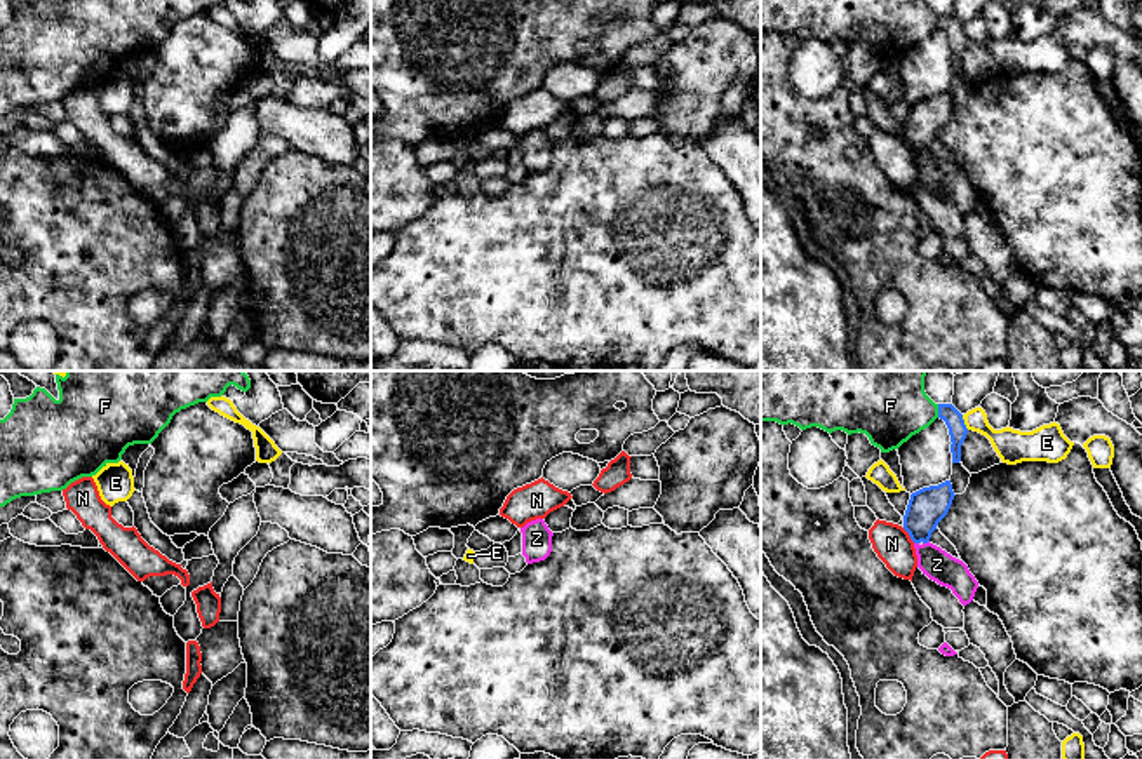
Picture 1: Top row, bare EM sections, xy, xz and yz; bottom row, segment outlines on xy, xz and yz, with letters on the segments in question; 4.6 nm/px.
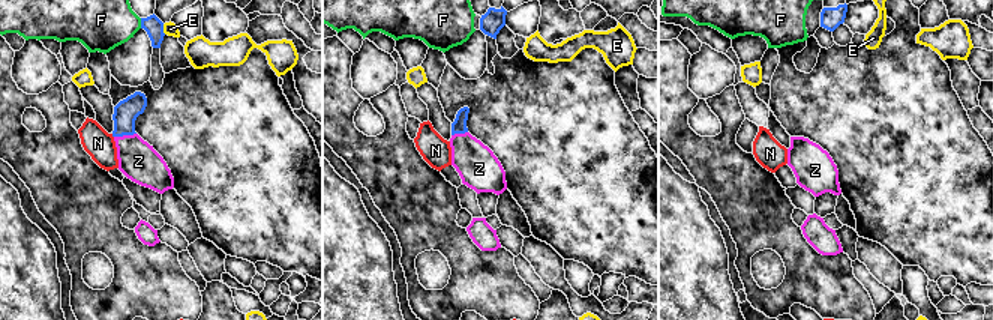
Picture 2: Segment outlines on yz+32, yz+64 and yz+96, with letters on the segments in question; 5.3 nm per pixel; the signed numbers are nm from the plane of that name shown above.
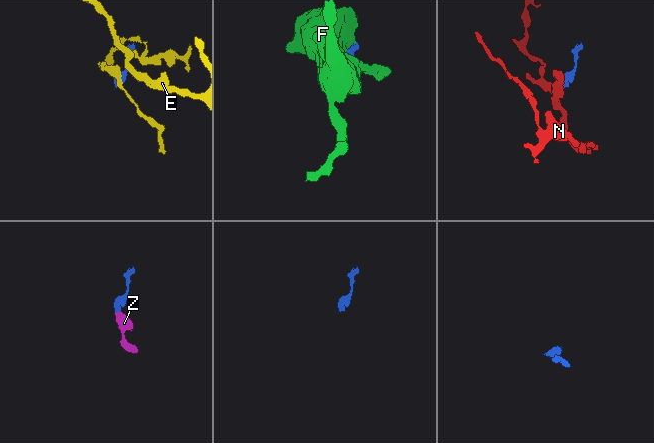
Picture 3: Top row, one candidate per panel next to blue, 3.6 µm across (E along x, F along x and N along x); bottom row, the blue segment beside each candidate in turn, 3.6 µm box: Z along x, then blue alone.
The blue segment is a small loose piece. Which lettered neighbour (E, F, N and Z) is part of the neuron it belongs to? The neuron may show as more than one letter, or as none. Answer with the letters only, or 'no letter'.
Z

